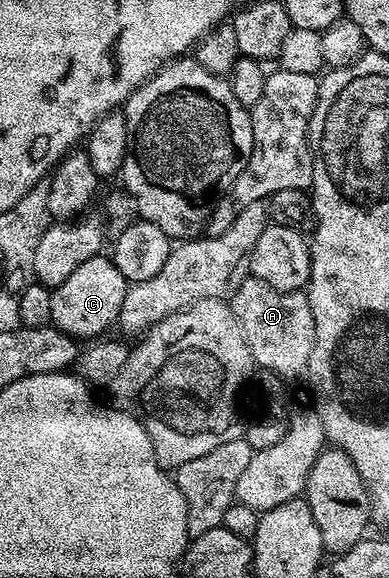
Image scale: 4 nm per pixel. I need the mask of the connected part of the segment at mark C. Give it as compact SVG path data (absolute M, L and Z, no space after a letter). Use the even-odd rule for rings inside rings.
M102 254L87 258L79 270L71 273L71 278L59 287L52 289L51 324L59 331L76 338L81 342L89 342L101 338L110 327L116 325L119 310L123 310L123 298L127 282L123 274L113 265L108 255ZM93 336L93 337L92 337ZM85 340L85 341L84 341Z

